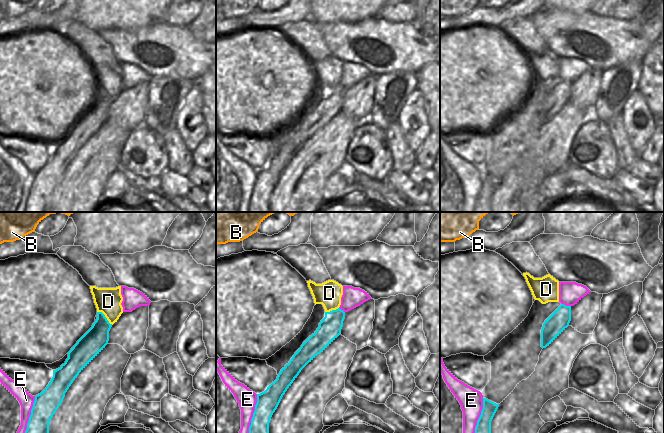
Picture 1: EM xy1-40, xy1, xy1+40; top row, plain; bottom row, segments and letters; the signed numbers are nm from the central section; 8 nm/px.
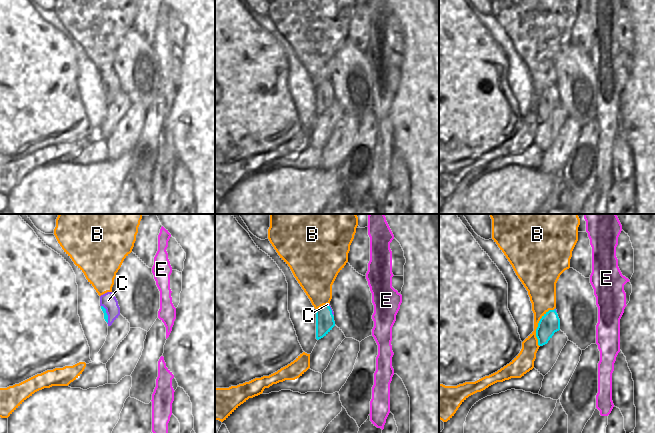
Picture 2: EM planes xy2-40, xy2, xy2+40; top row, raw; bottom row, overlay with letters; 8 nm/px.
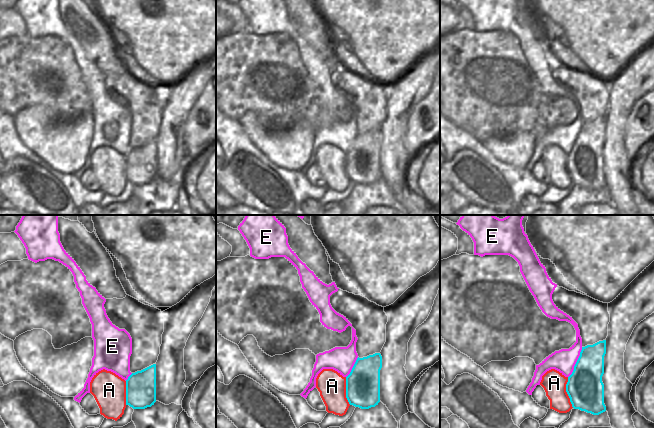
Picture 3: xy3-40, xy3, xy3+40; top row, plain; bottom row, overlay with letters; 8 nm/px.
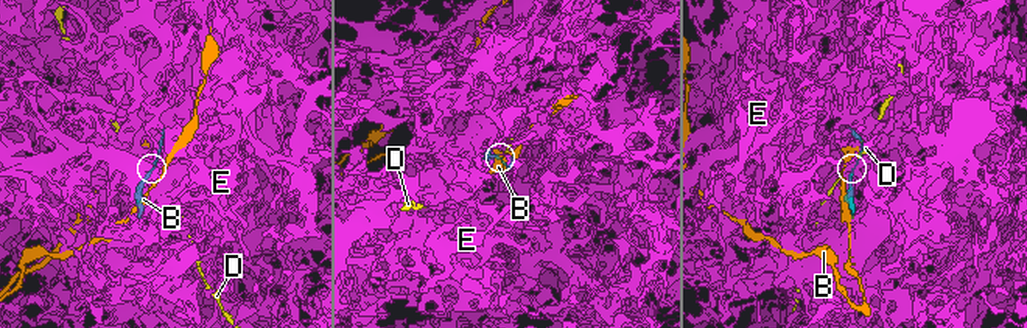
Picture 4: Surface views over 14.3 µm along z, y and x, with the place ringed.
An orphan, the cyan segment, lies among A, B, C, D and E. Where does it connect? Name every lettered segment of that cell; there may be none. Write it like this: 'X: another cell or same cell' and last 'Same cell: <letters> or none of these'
A: another cell
B: another cell
C: same cell
D: another cell
E: another cell
Same cell: C

